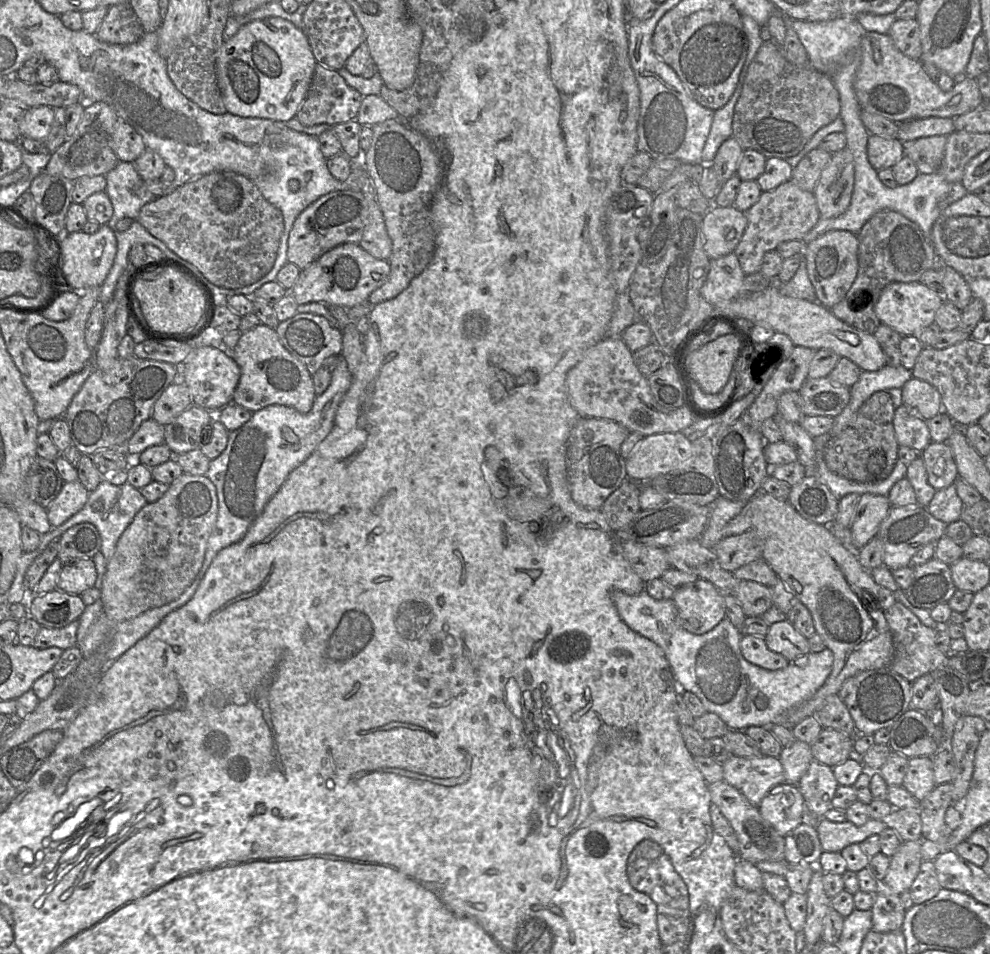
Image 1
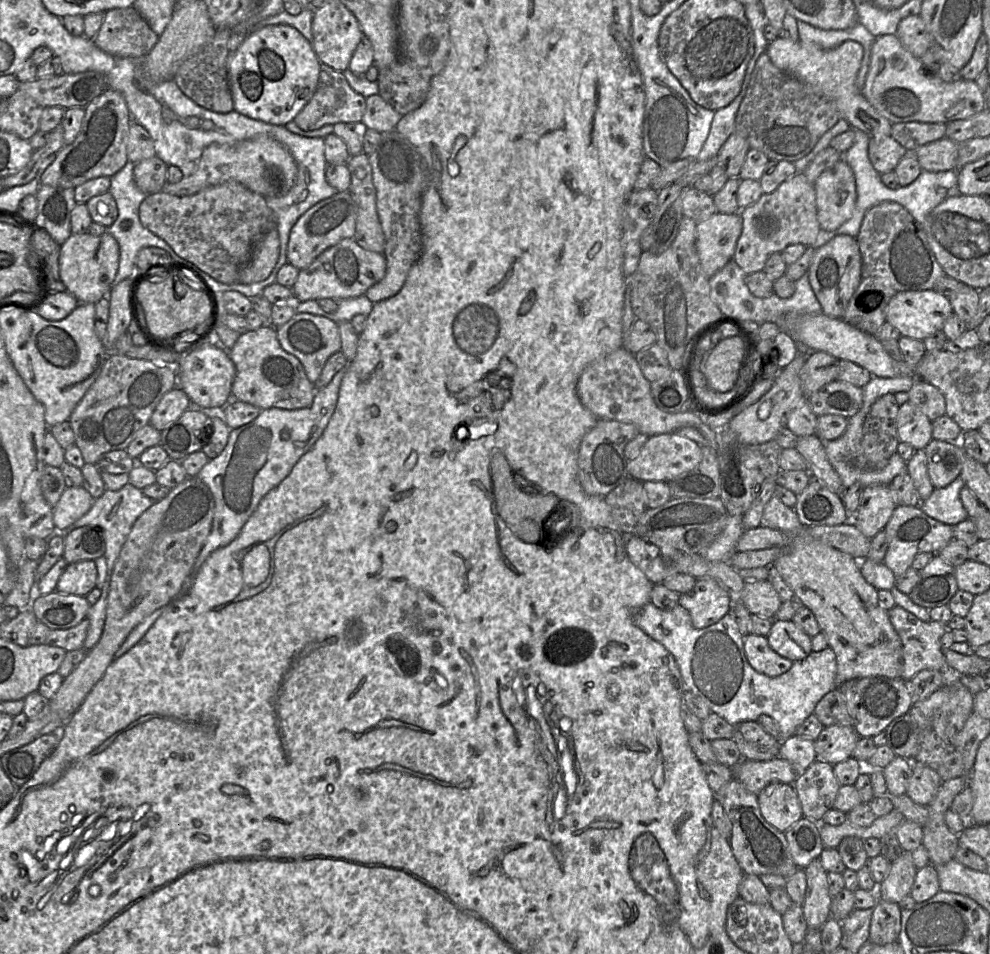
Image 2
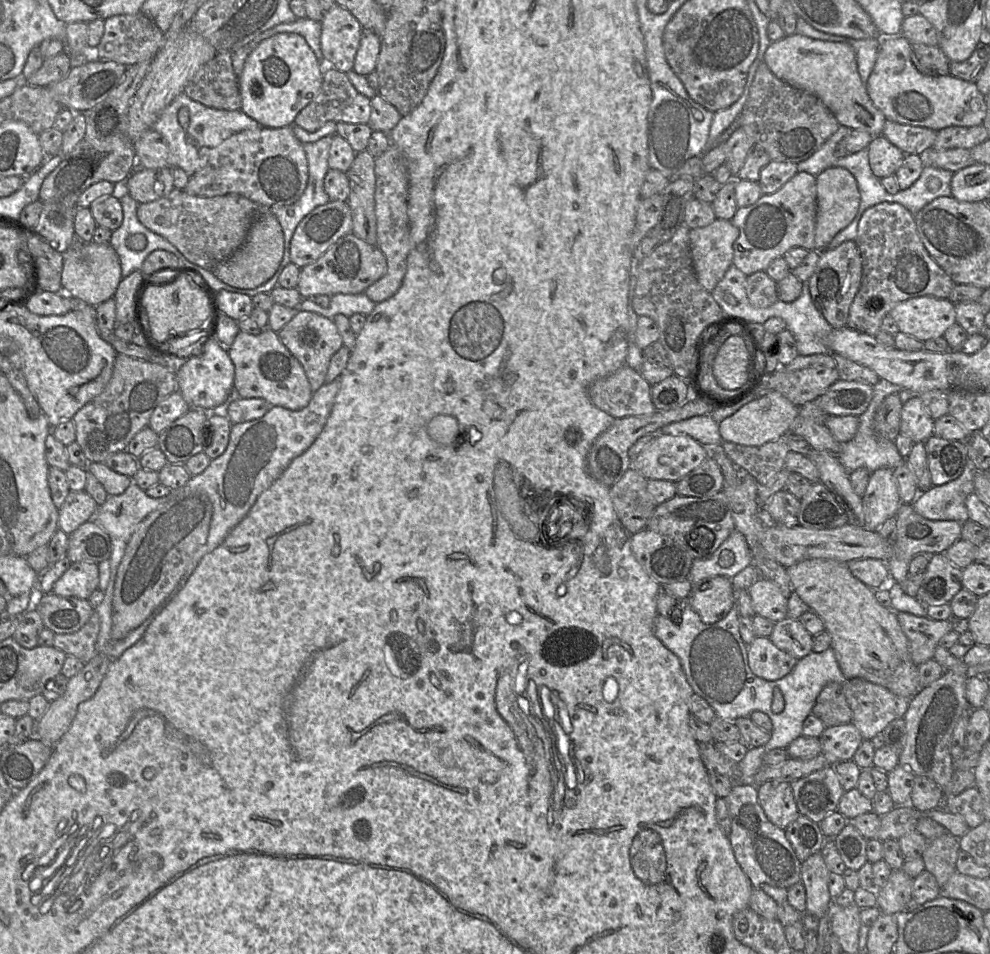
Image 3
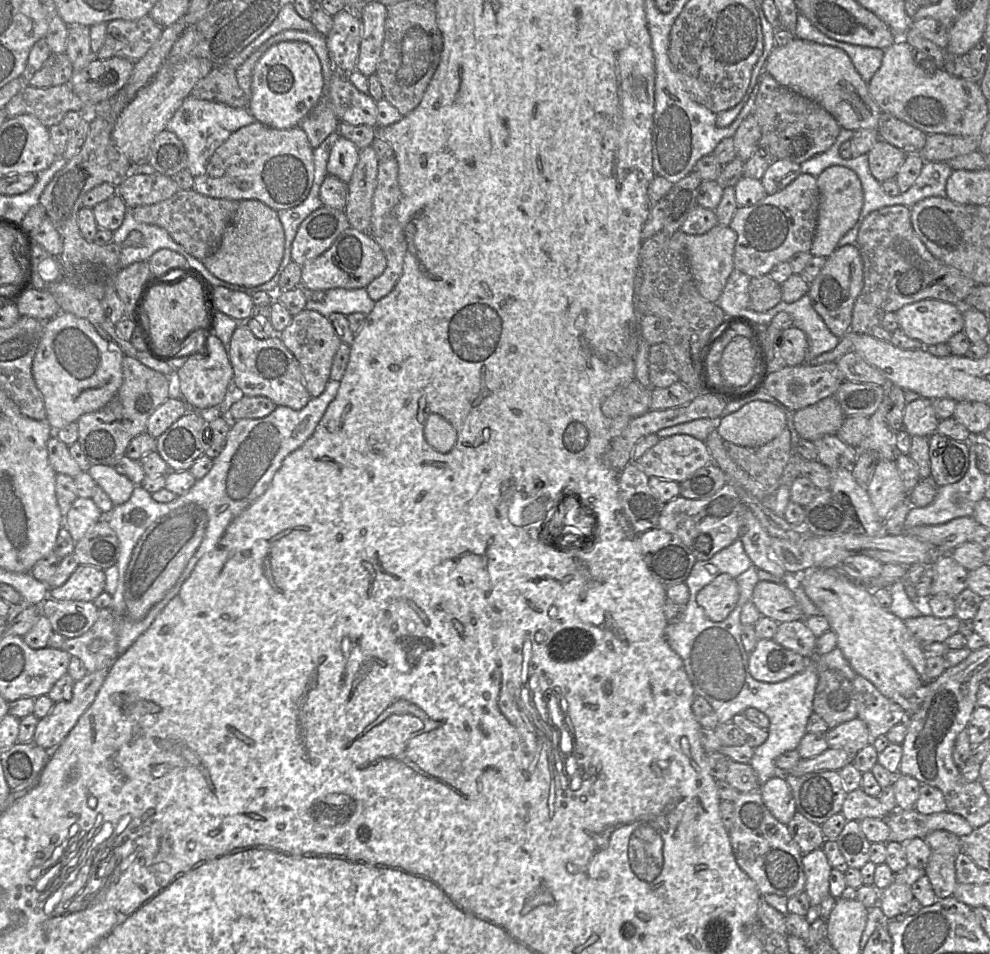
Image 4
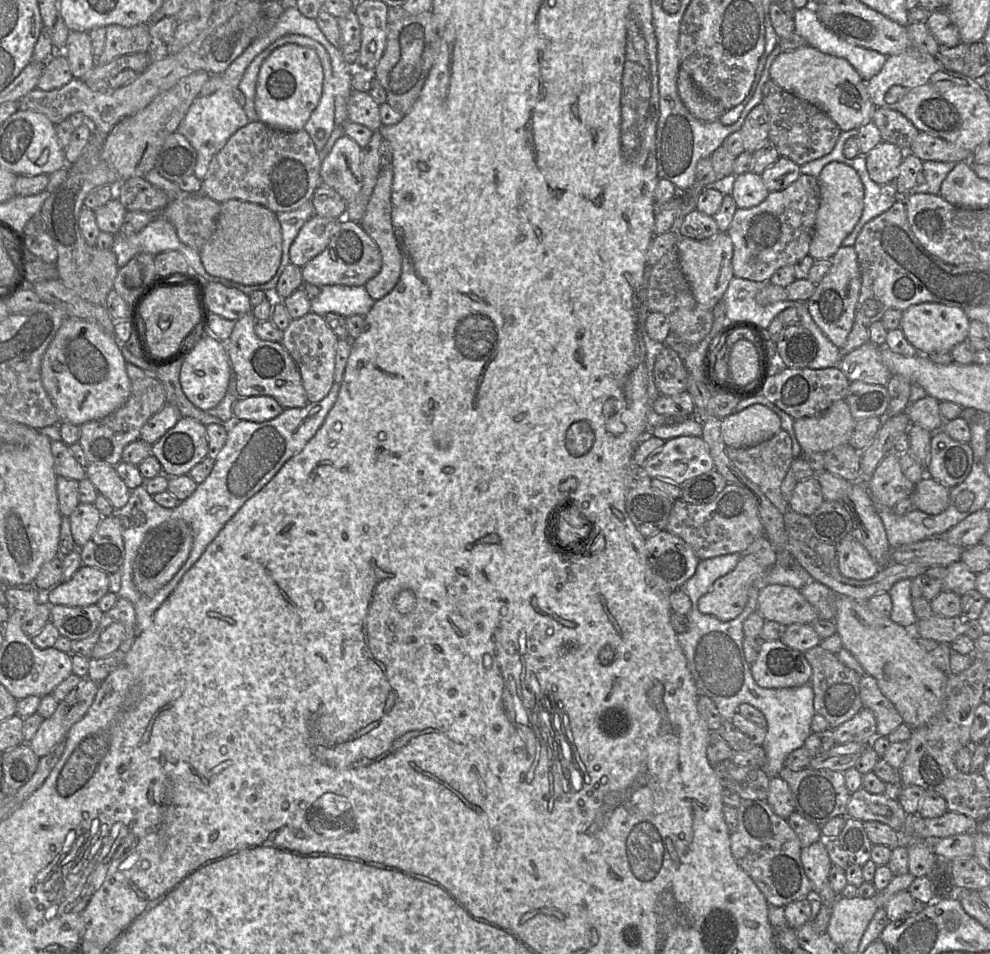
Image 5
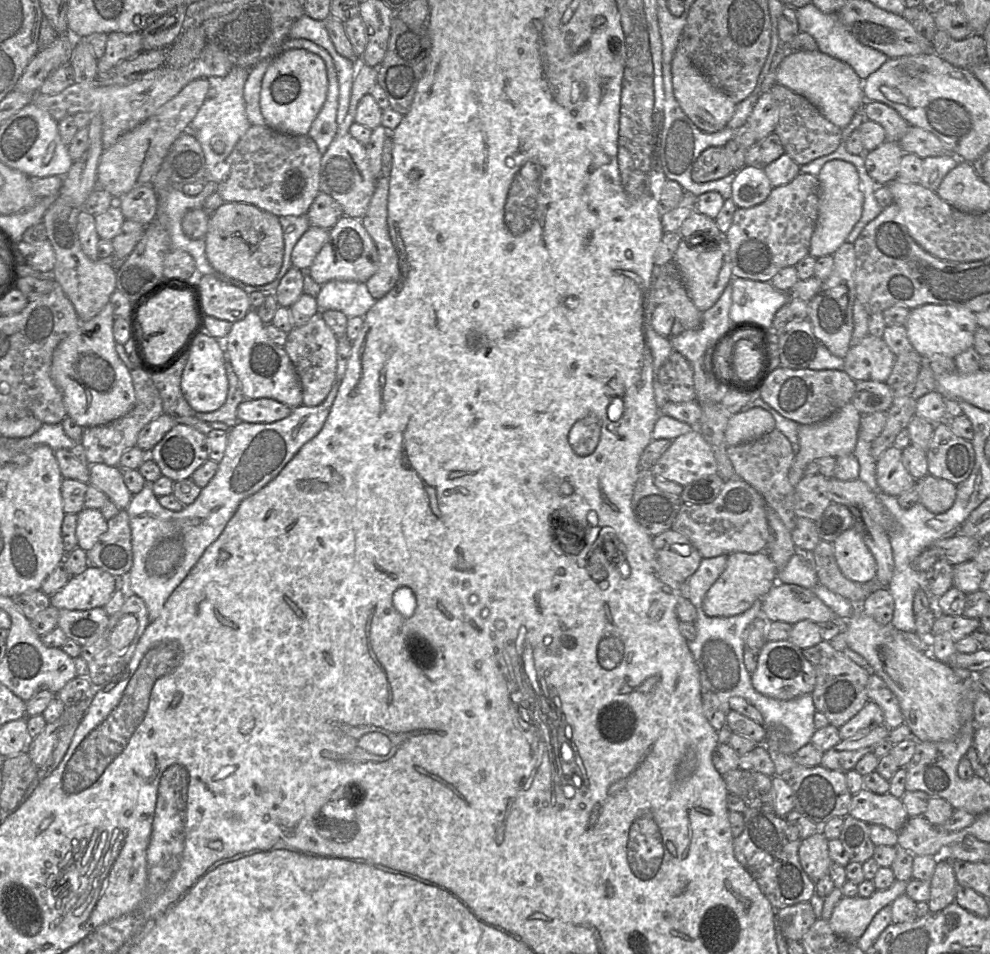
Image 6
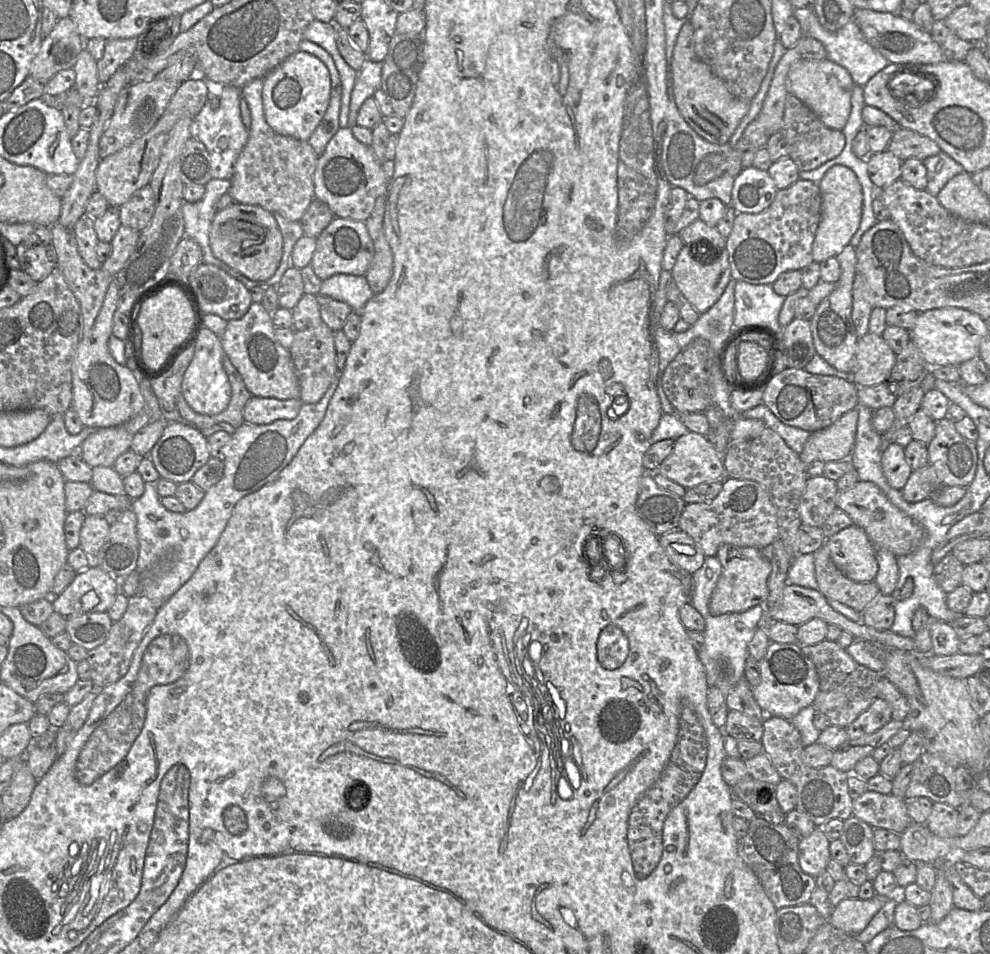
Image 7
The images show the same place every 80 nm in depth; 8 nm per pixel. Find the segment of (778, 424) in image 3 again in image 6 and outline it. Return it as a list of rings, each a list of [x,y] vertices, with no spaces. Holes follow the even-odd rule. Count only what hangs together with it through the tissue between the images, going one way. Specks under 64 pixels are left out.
[[[755,407],[729,417],[725,430],[727,446],[739,445],[761,438],[775,429],[775,420],[766,410]]]

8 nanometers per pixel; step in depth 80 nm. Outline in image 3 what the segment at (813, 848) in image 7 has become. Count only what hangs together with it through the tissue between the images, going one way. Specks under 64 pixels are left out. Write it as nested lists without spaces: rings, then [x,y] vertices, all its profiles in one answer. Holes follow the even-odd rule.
[[[820,852],[812,854],[801,864],[801,882],[806,891],[806,913],[818,918],[830,913],[832,907],[829,874],[830,870]]]

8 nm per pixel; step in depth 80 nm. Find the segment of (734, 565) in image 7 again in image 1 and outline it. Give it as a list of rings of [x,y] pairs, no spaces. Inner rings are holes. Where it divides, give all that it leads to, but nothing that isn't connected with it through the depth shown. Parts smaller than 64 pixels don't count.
[[[701,578],[675,588],[672,600],[678,610],[679,624],[693,634],[710,631],[726,617],[724,594]]]

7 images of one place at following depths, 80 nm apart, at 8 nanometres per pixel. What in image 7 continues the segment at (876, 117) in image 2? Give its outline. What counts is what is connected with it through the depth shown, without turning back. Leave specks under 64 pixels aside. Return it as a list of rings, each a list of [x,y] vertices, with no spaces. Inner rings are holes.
[[[800,58],[792,63],[786,77],[786,88],[809,107],[828,128],[843,130],[851,111],[851,96],[855,83],[849,72],[829,59]]]

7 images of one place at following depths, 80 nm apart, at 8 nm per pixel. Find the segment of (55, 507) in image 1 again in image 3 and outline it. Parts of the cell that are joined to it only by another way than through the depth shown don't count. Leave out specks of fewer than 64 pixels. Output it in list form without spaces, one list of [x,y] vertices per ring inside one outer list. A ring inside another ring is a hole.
[[[85,490],[70,491],[58,510],[58,528],[70,535],[88,522],[96,509],[97,503]]]

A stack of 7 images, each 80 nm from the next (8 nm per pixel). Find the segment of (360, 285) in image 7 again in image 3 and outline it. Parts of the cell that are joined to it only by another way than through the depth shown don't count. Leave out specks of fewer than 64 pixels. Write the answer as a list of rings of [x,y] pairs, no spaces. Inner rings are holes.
[[[364,292],[353,294],[337,293],[331,296],[328,307],[322,307],[312,299],[304,298],[296,310],[315,312],[333,319],[337,314],[343,314],[347,317],[355,313],[368,315],[374,309],[375,304]]]

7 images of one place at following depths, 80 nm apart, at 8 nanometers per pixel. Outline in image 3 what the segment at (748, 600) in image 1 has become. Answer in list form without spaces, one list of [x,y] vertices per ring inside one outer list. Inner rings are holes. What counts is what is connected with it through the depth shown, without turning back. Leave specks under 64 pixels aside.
[[[760,578],[748,589],[755,615],[776,623],[787,618],[788,598],[779,587],[766,578]]]

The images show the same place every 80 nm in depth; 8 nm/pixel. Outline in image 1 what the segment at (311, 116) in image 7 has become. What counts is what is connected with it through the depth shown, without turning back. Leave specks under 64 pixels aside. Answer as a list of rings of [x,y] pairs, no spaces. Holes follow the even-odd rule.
[[[268,17],[264,19],[256,19],[250,21],[242,25],[238,29],[236,34],[234,34],[231,38],[226,38],[218,53],[218,57],[216,60],[216,74],[224,106],[227,112],[233,115],[241,117],[264,118],[274,121],[287,122],[291,118],[296,117],[296,114],[307,95],[308,89],[310,87],[314,75],[316,64],[317,61],[312,53],[310,44],[303,29],[298,28],[292,22],[280,17]]]

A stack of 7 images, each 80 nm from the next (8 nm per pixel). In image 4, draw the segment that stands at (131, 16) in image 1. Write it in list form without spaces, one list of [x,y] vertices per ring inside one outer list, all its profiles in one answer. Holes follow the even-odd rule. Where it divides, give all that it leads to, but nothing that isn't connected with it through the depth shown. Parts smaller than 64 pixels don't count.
[[[150,15],[135,20],[111,20],[107,23],[106,37],[96,58],[122,57],[136,62],[159,40],[162,30]]]

